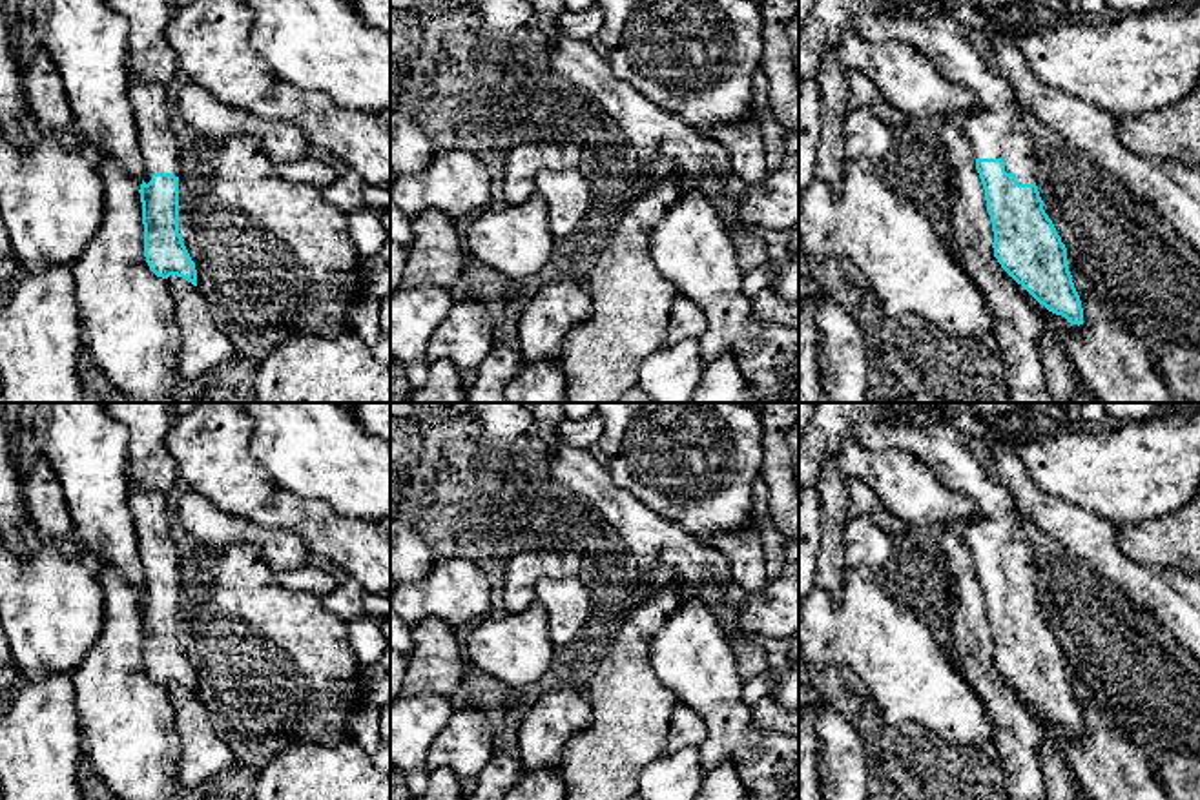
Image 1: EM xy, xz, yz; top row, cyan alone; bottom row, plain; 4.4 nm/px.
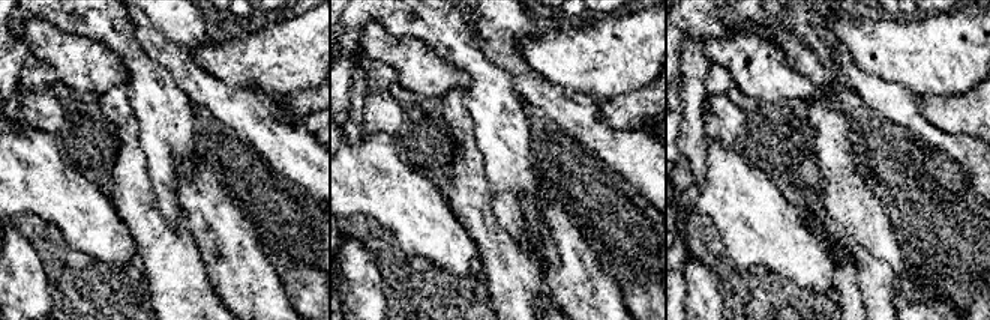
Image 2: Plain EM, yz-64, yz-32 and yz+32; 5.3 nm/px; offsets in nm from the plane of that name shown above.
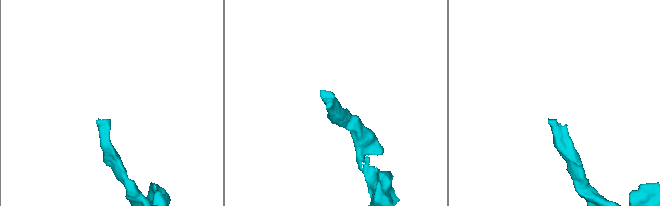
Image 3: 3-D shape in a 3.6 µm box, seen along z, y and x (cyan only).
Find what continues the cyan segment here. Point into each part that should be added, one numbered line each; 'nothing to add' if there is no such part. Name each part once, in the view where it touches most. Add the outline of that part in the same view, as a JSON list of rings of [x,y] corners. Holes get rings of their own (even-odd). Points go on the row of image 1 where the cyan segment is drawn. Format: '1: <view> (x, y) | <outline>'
1: yz (994, 126) | [[[815,0],[799,33],[799,86],[817,75],[824,53],[850,29],[870,42],[910,42],[974,93],[974,108],[959,115],[974,159],[1003,159],[1019,184],[1034,184],[1038,155],[1012,84],[985,64],[943,5],[899,2]]]

